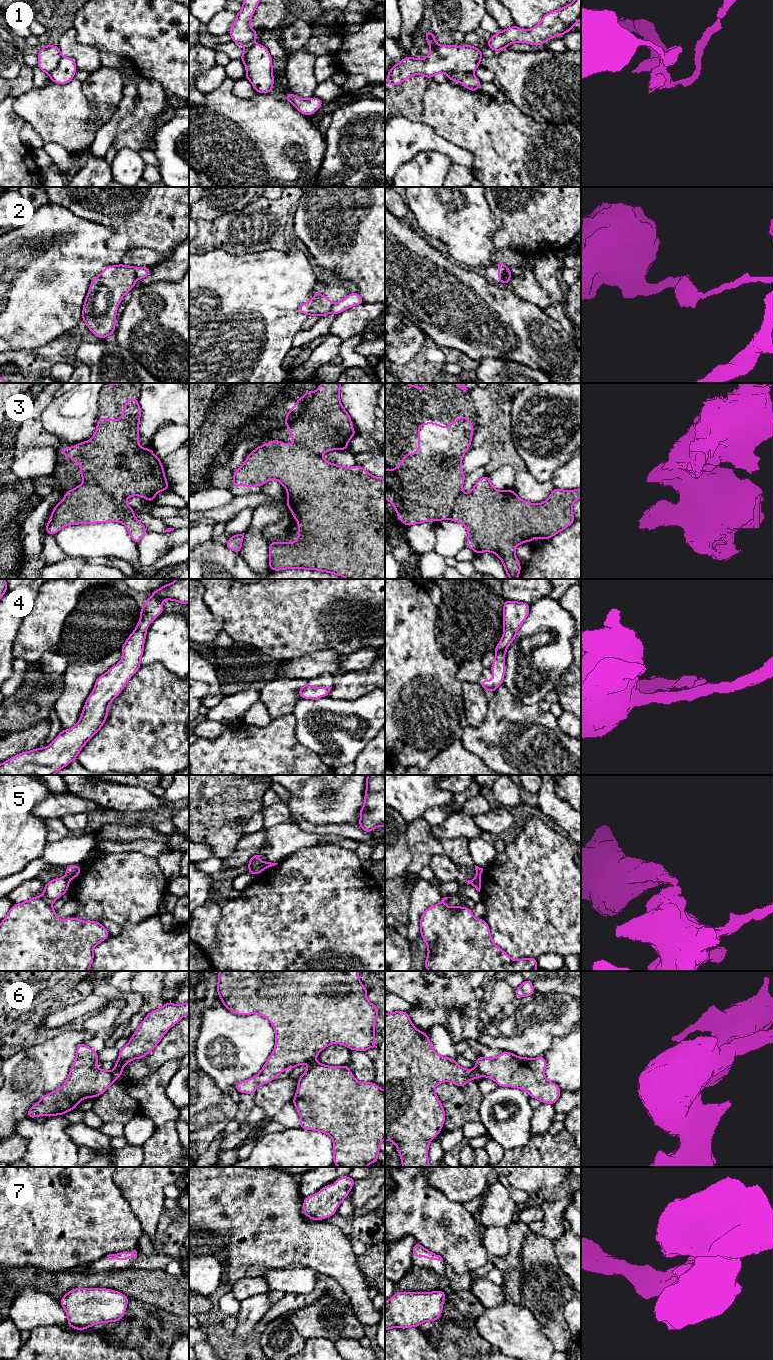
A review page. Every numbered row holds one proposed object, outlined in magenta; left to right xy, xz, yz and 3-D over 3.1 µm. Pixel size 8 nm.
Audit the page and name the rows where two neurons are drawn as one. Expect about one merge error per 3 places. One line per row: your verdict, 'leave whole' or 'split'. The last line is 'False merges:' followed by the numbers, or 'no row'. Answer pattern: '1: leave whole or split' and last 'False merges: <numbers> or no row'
1: split
2: split
3: leave whole
4: leave whole
5: split
6: leave whole
7: leave whole
False merges: 1, 2, 5

